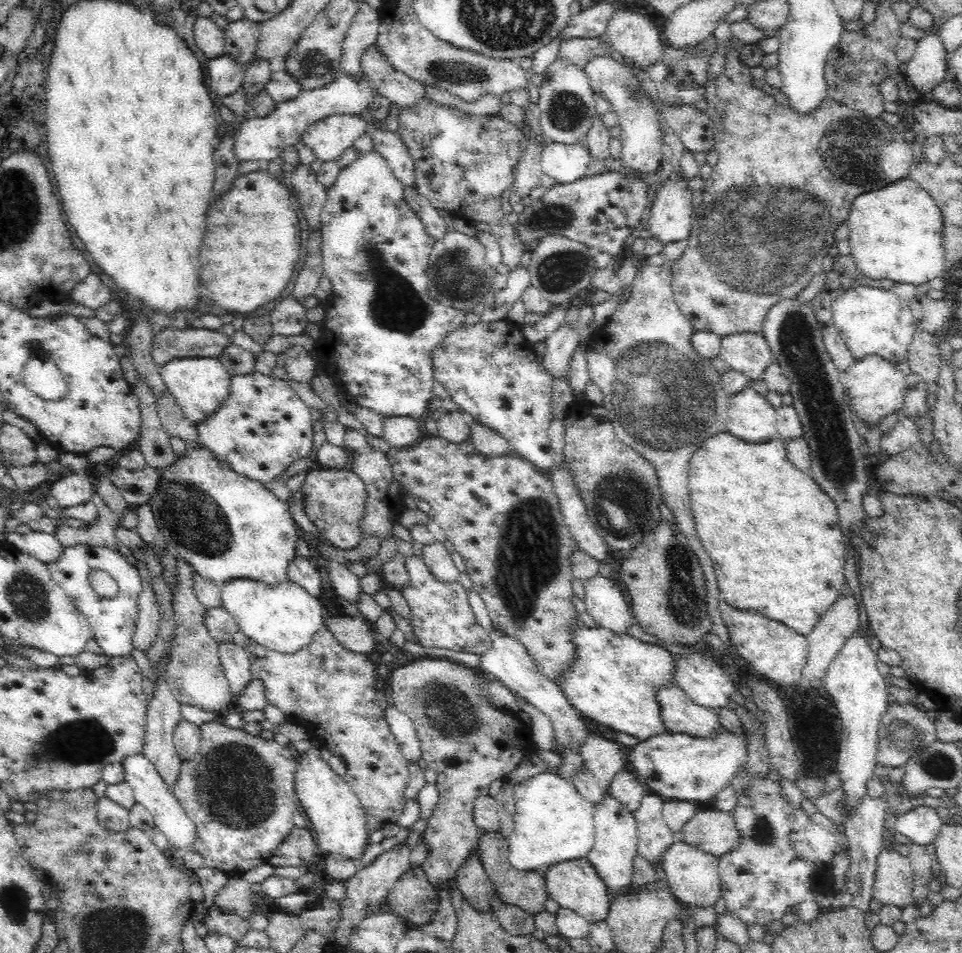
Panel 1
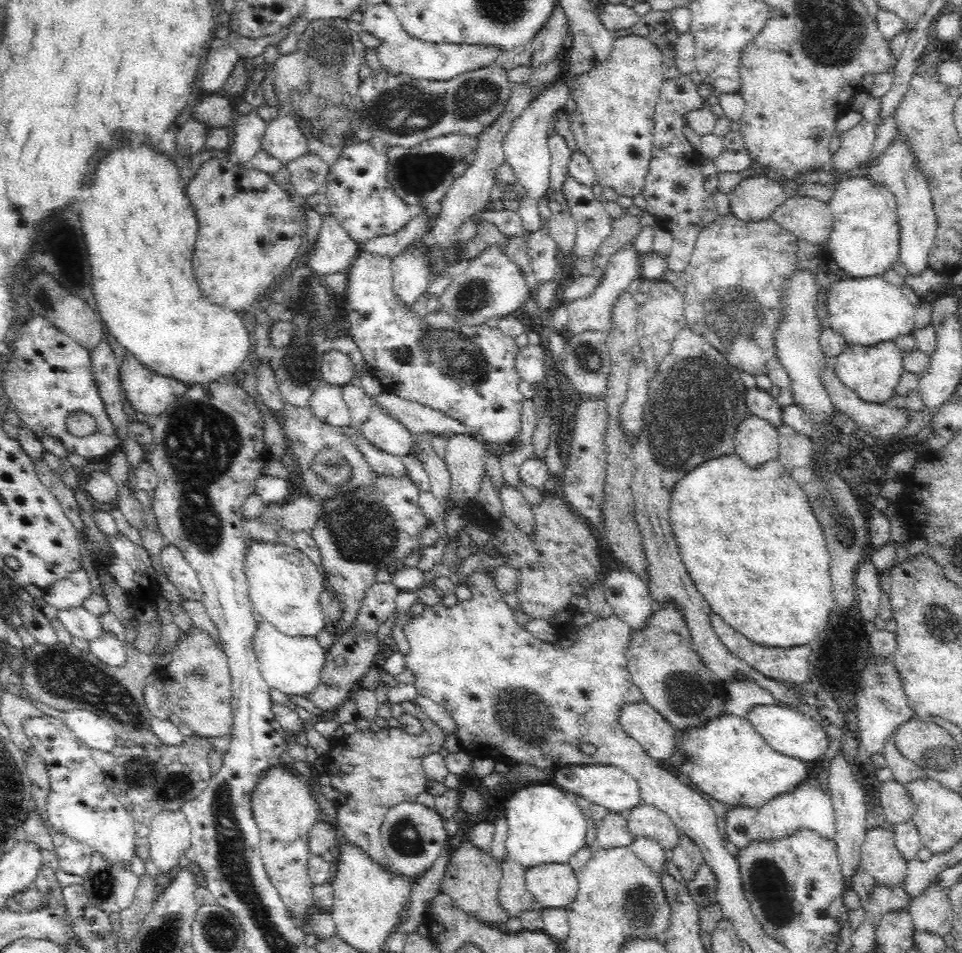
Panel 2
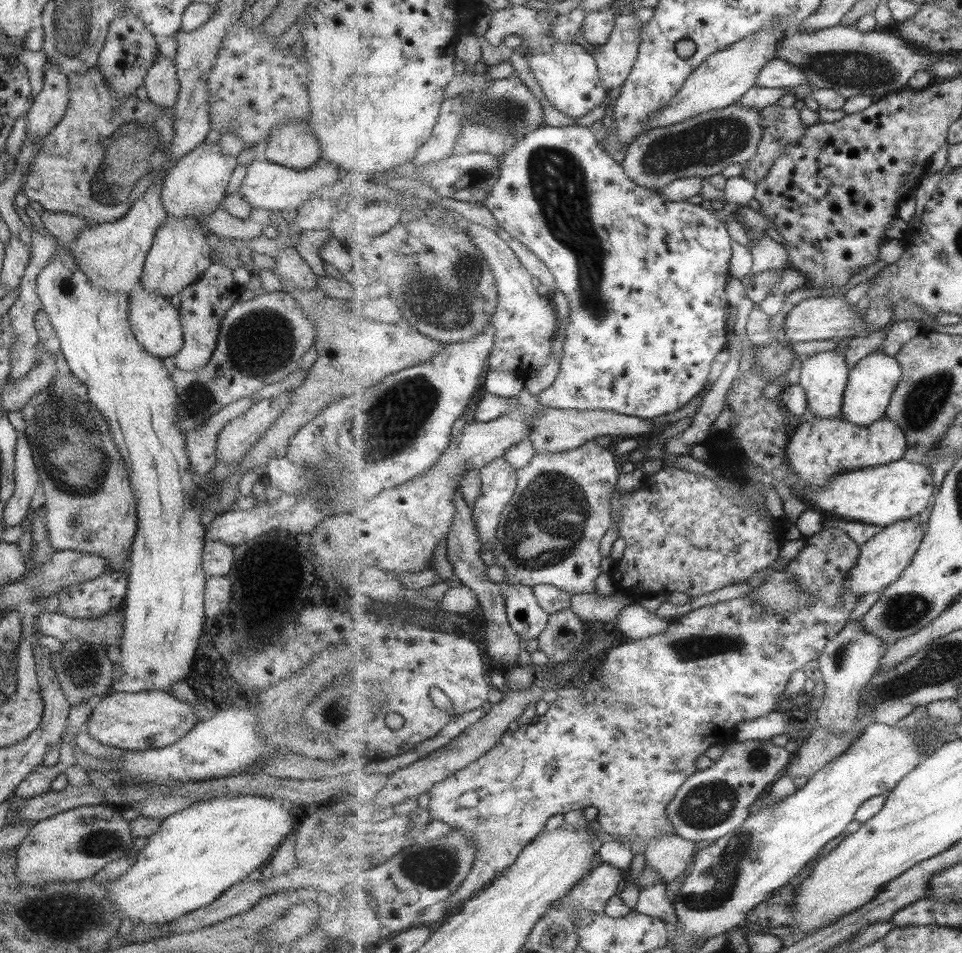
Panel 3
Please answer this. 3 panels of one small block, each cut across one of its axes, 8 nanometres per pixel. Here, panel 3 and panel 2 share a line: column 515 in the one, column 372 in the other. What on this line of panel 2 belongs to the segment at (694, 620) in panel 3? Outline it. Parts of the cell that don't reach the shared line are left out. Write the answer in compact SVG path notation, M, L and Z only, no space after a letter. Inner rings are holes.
M414 701L405 704L405 710L418 718L424 726L420 735L404 732L400 727L387 729L373 727L332 741L331 751L326 757L326 772L331 785L340 796L334 801L337 810L336 826L342 830L345 842L358 847L368 860L382 867L390 875L399 876L385 855L380 840L380 827L392 806L404 801L415 801L420 792L427 791L429 777L422 766L422 758L438 753L445 742L441 729Z

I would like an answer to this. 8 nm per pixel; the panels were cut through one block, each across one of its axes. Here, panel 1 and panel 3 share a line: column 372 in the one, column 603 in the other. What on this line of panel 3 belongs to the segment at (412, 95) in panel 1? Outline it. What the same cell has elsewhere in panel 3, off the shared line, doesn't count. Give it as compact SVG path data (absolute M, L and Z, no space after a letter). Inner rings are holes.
M631 11L617 18L617 24L605 46L593 52L605 88L622 88L632 73L642 46L642 32L646 25Z

